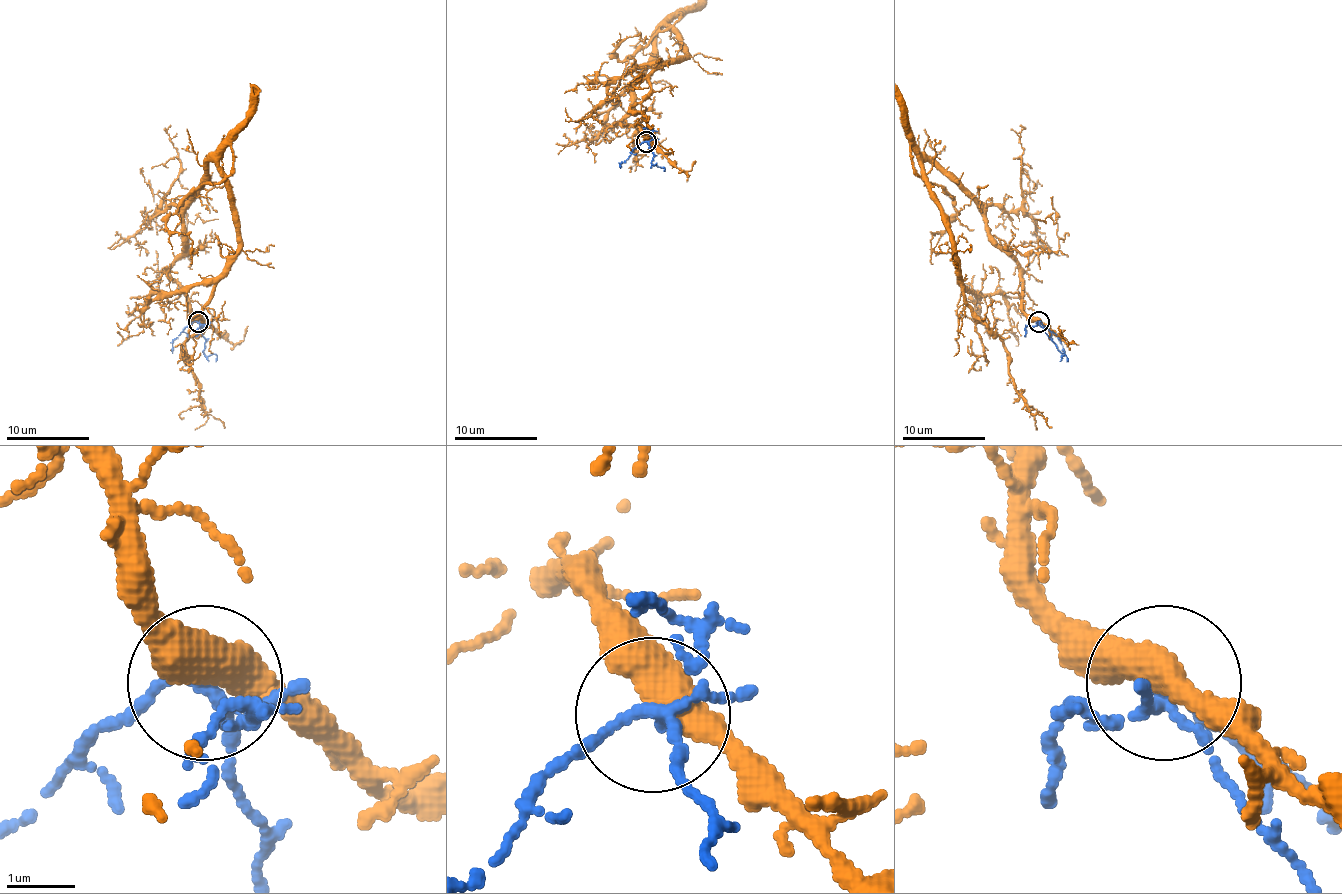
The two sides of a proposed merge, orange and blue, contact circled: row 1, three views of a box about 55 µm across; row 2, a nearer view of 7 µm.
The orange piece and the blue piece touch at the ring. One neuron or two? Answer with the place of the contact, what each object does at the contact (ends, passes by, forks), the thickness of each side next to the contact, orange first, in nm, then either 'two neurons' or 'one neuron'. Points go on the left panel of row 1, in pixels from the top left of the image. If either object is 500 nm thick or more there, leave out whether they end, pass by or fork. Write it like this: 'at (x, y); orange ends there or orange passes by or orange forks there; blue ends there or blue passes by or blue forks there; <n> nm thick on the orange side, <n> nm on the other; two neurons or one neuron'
at (198, 322); 500 nm thick on the orange side, 130 nm on the other; one neuron

